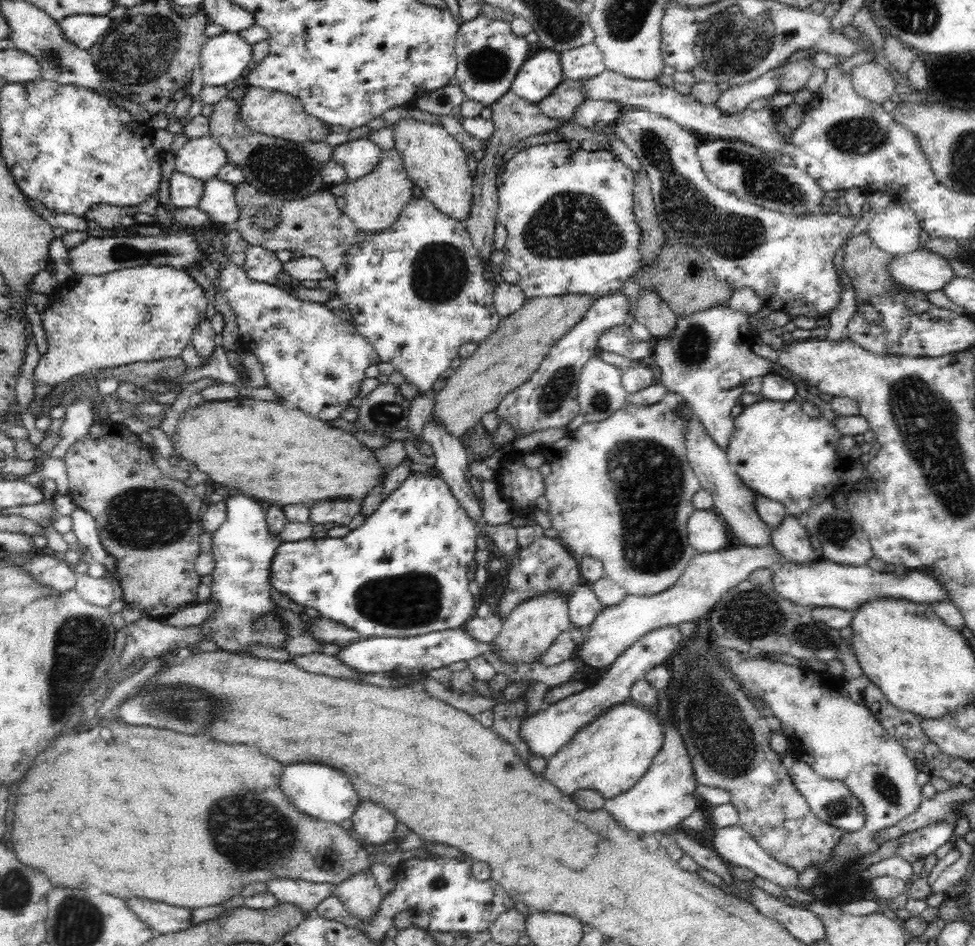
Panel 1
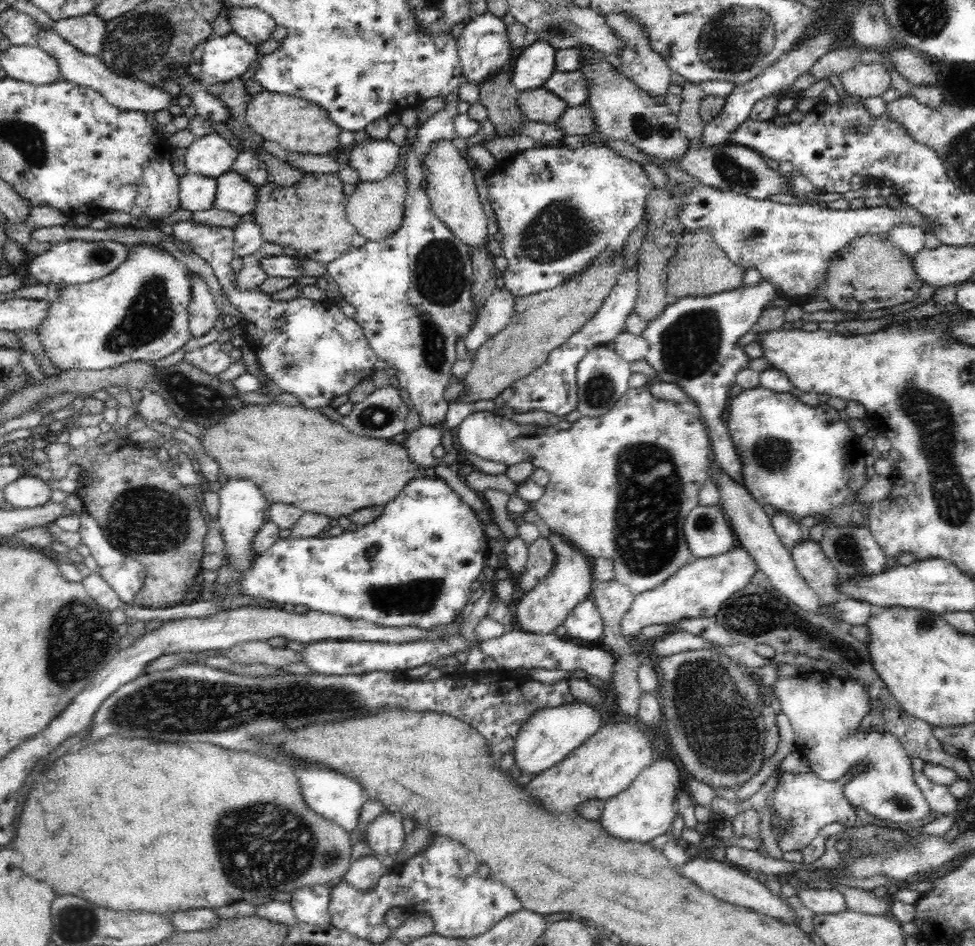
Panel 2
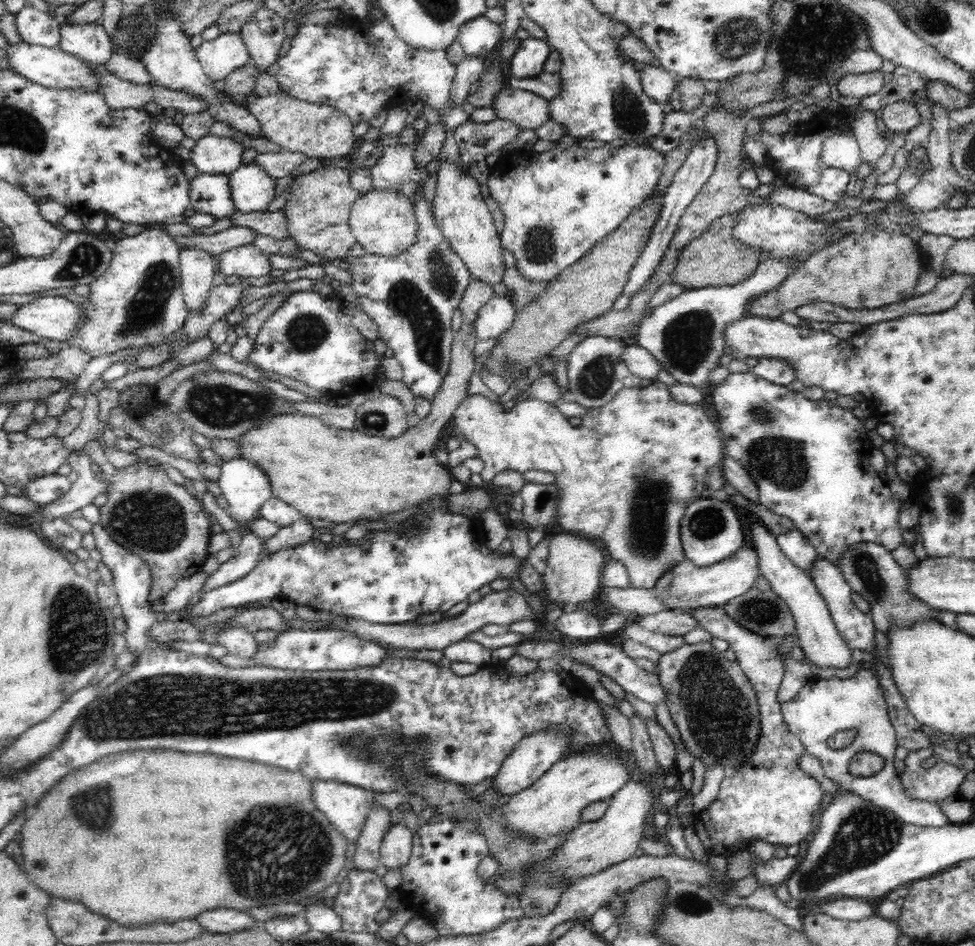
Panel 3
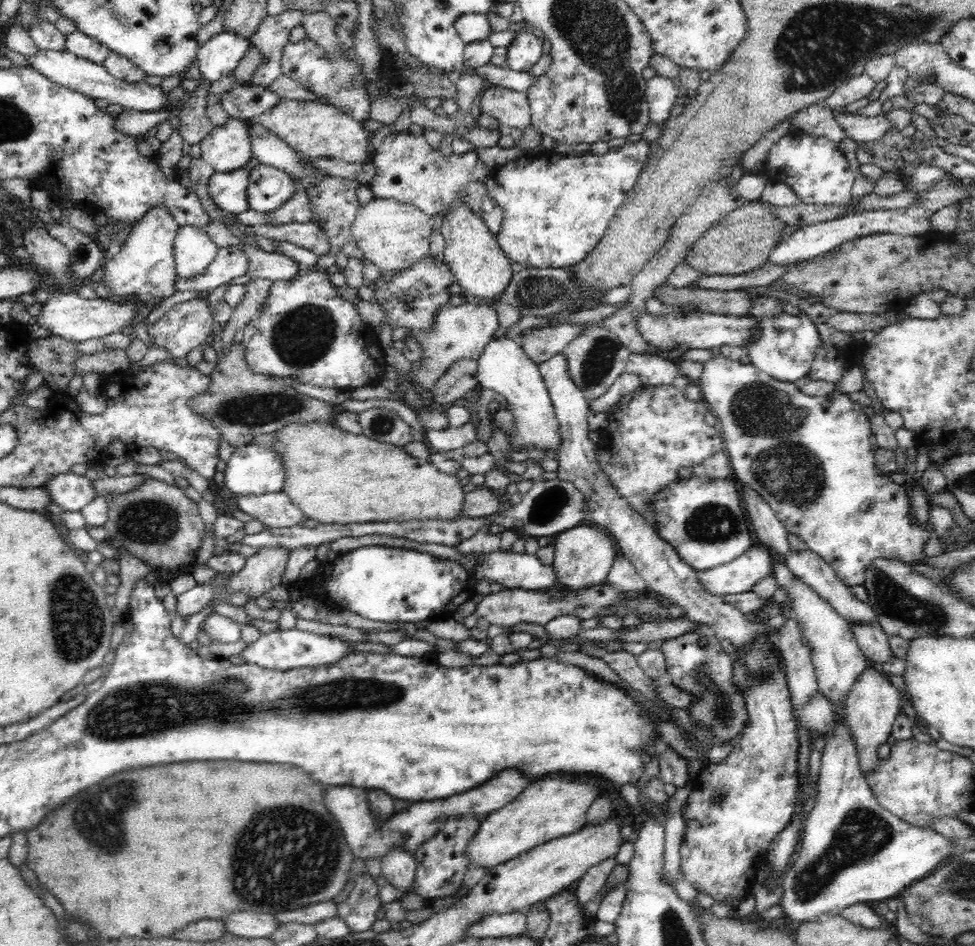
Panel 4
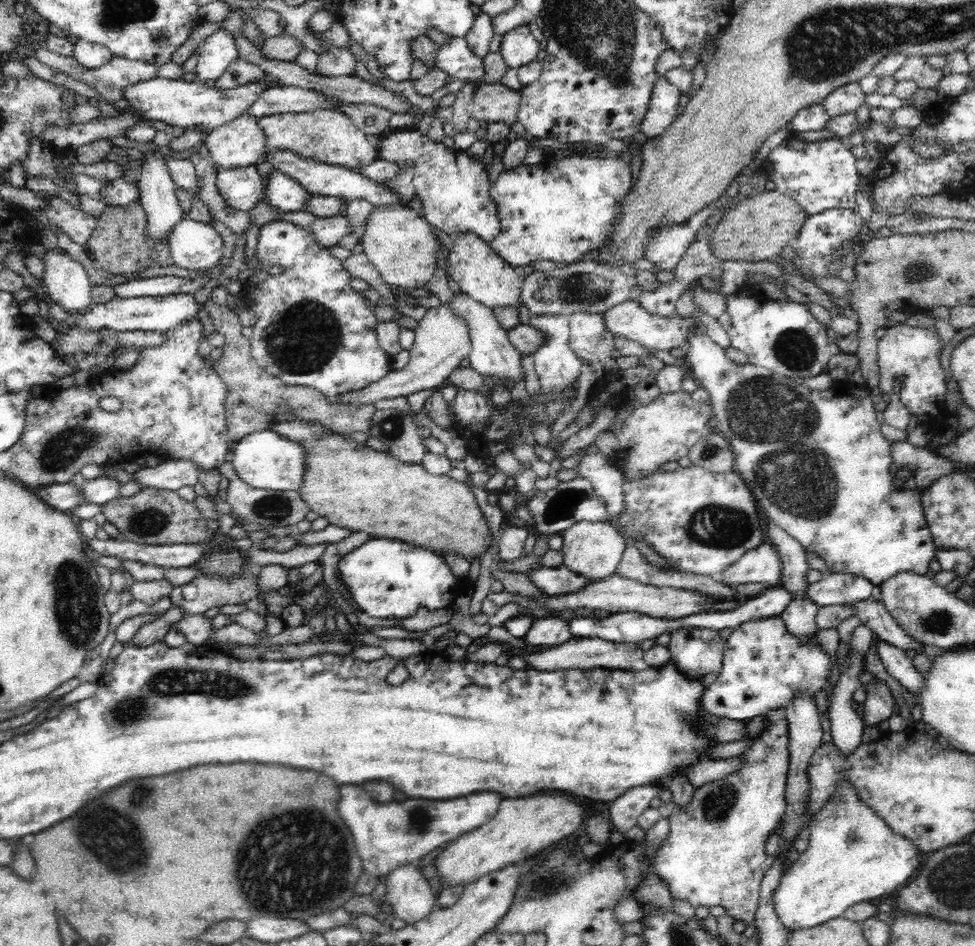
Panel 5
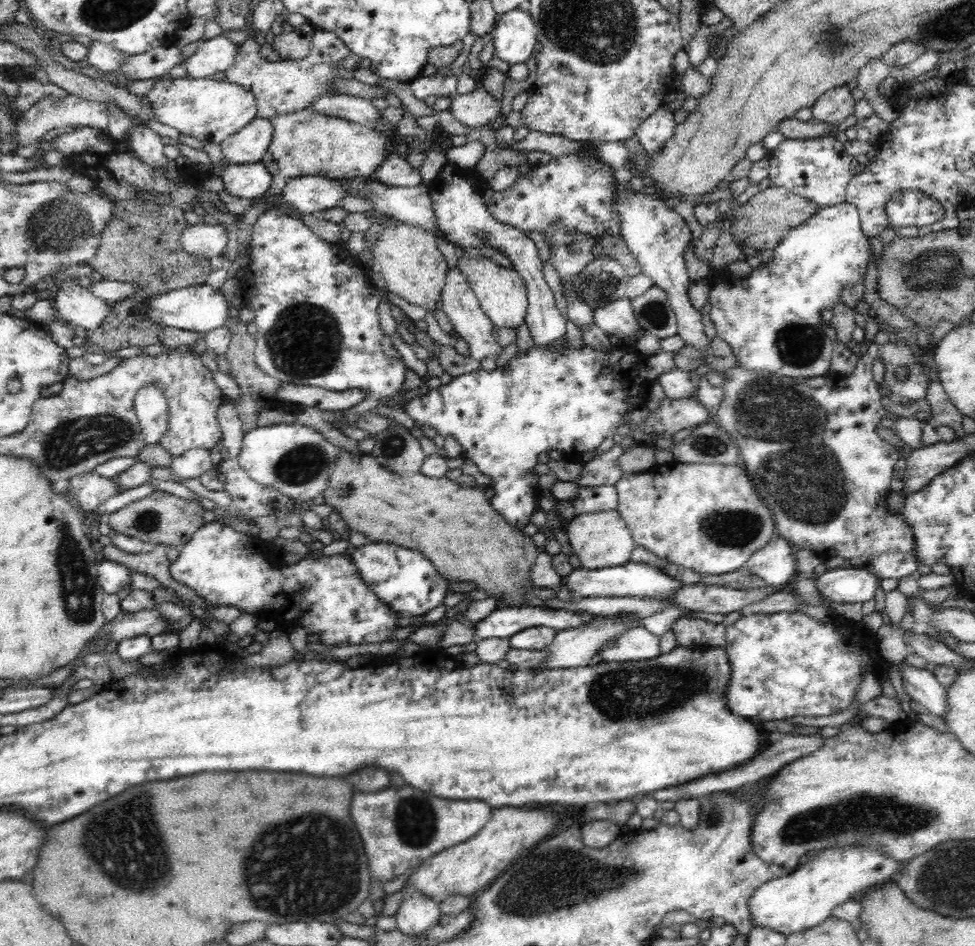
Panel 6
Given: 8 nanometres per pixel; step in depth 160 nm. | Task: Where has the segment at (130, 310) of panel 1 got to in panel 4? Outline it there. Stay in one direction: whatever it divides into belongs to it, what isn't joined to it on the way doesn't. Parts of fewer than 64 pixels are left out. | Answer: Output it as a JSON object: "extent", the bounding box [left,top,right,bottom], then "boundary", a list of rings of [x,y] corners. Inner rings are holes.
{"extent":[101,209,181,306],"boundary":[[[150,209],[137,224],[133,225],[126,242],[120,246],[117,255],[101,266],[102,284],[112,290],[113,300],[134,300],[140,306],[154,306],[160,298],[170,298],[175,292],[174,239],[181,226],[166,212],[166,209]],[[134,296],[134,298],[132,298]]]}

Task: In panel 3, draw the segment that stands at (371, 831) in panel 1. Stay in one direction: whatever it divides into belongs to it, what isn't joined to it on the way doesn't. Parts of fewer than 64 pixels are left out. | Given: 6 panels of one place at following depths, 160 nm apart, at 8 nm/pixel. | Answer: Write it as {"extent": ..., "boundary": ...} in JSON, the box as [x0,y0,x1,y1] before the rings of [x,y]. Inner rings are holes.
{"extent":[380,824,414,868],"boundary":[[[392,824],[380,844],[380,862],[388,868],[402,868],[412,854],[414,832],[405,825]]]}

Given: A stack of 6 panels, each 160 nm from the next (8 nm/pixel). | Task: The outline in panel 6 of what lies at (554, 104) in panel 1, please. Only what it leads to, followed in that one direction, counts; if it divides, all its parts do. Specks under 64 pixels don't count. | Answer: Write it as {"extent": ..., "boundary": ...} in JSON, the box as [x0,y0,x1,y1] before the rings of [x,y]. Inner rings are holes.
{"extent":[448,85,501,129],"boundary":[[[478,85],[473,92],[457,94],[448,110],[458,122],[478,129],[500,116],[501,103]]]}

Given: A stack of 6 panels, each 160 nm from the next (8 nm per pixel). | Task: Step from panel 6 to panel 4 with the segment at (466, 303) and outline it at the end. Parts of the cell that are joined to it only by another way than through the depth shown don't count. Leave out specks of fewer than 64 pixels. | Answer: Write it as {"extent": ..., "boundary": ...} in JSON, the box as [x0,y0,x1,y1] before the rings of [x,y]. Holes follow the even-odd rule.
{"extent":[477,335,560,450],"boundary":[[[504,335],[494,336],[486,344],[477,358],[477,379],[481,386],[504,394],[512,406],[514,417],[514,438],[512,448],[534,446],[538,450],[552,450],[560,446],[558,419],[556,418],[550,395],[539,366],[512,339]]]}

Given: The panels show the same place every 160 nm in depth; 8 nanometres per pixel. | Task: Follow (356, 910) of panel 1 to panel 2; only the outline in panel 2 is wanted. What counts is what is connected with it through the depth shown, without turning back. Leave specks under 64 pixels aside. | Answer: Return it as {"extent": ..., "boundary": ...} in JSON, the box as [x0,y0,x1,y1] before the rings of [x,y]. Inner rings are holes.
{"extent":[342,853,383,891],"boundary":[[[375,853],[361,856],[351,862],[350,868],[342,880],[350,883],[354,888],[360,889],[360,891],[369,891],[383,875],[380,870],[382,870],[382,858]]]}

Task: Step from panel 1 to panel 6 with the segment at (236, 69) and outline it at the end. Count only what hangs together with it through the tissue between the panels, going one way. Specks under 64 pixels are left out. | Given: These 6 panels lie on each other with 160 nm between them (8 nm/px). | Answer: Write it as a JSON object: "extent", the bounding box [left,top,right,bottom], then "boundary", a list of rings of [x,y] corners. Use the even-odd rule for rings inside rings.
{"extent":[184,34,237,79],"boundary":[[[222,34],[204,41],[195,54],[184,60],[188,77],[204,79],[221,76],[234,64],[237,47]]]}

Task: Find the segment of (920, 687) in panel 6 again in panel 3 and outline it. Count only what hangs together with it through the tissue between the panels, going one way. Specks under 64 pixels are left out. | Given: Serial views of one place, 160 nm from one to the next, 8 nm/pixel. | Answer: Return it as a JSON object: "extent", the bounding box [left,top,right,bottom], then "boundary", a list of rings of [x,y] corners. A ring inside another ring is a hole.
{"extent":[810,555,877,652],"boundary":[[[819,555],[811,567],[810,576],[815,582],[819,594],[827,603],[828,609],[830,609],[830,616],[834,619],[834,625],[836,625],[836,629],[838,629],[838,632],[842,635],[844,642],[852,648],[852,650],[862,650],[862,652],[877,650],[876,629],[874,621],[872,621],[872,617],[870,617],[871,614],[864,614],[855,607],[851,600],[853,590],[848,585],[848,581],[846,581],[843,572],[838,569],[834,563],[830,563],[830,560],[824,559]]]}

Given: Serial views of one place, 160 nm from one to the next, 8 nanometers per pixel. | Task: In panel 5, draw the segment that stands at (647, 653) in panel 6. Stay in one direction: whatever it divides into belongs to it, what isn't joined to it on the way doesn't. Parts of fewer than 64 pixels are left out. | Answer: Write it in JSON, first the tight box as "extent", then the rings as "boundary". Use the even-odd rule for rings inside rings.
{"extent":[523,637,647,670],"boundary":[[[572,637],[564,644],[541,648],[526,649],[523,660],[526,666],[536,670],[568,670],[568,669],[592,669],[592,668],[608,668],[608,669],[634,669],[644,670],[647,668],[644,661],[644,650],[640,648],[639,643],[630,642],[610,642],[602,638],[586,638]]]}

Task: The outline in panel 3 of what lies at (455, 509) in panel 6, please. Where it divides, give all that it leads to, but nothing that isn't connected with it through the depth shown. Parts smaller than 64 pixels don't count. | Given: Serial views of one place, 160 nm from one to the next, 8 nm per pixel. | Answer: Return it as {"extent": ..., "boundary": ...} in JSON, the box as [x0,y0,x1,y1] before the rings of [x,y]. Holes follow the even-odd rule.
{"extent":[240,278,495,524],"boundary":[[[471,278],[459,304],[463,324],[460,330],[454,333],[449,373],[445,376],[441,389],[438,389],[437,396],[433,398],[429,413],[416,426],[410,427],[398,438],[380,438],[356,430],[332,428],[315,416],[290,412],[290,414],[272,415],[258,426],[246,430],[246,434],[240,434],[242,435],[240,458],[258,464],[268,474],[274,497],[290,504],[303,516],[336,524],[394,514],[418,506],[419,503],[426,502],[426,499],[439,498],[444,494],[450,495],[453,474],[448,467],[438,463],[436,456],[432,456],[432,446],[438,442],[444,424],[453,417],[454,411],[468,396],[468,382],[472,378],[474,362],[476,362],[474,346],[477,340],[474,336],[474,324],[477,321],[478,311],[495,294],[493,286]]]}

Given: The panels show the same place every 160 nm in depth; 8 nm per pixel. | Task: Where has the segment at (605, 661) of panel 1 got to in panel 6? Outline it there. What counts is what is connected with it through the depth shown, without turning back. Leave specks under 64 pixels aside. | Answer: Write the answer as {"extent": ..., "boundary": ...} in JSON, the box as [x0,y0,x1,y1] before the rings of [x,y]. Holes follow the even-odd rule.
{"extent":[745,537,797,587],"boundary":[[[775,537],[750,556],[745,568],[767,585],[780,587],[797,574],[796,550],[784,538]]]}

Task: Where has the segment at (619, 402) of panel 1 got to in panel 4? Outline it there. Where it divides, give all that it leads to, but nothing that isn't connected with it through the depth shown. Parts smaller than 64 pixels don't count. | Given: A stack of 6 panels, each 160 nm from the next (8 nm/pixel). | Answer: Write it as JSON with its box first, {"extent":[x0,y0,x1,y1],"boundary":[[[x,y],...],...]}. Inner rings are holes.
{"extent":[563,323,631,402],"boundary":[[[588,323],[584,332],[569,342],[563,352],[568,361],[570,381],[574,381],[588,402],[596,401],[614,384],[618,376],[625,371],[625,364],[631,355],[614,332],[598,323]]]}

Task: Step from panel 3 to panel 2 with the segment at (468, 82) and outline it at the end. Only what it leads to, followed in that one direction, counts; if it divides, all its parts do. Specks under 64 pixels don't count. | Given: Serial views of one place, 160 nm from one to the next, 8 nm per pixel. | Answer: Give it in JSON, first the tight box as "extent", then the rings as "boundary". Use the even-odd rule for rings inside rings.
{"extent":[325,90,480,425],"boundary":[[[457,90],[445,98],[446,106],[440,114],[432,116],[428,122],[419,128],[417,138],[411,144],[408,158],[405,160],[405,175],[407,194],[402,226],[394,234],[380,240],[368,242],[361,247],[352,247],[340,258],[325,263],[327,273],[340,284],[340,296],[356,308],[357,324],[364,328],[364,335],[370,347],[385,360],[387,366],[396,368],[399,380],[398,388],[406,396],[407,401],[419,414],[421,424],[439,425],[446,416],[449,400],[444,398],[444,391],[451,384],[454,376],[452,366],[456,362],[456,340],[465,338],[476,324],[480,307],[474,303],[472,295],[473,264],[471,248],[455,236],[435,214],[430,198],[422,188],[422,158],[430,150],[430,144],[439,139],[455,138],[454,124],[457,122],[458,102],[460,96]]]}

